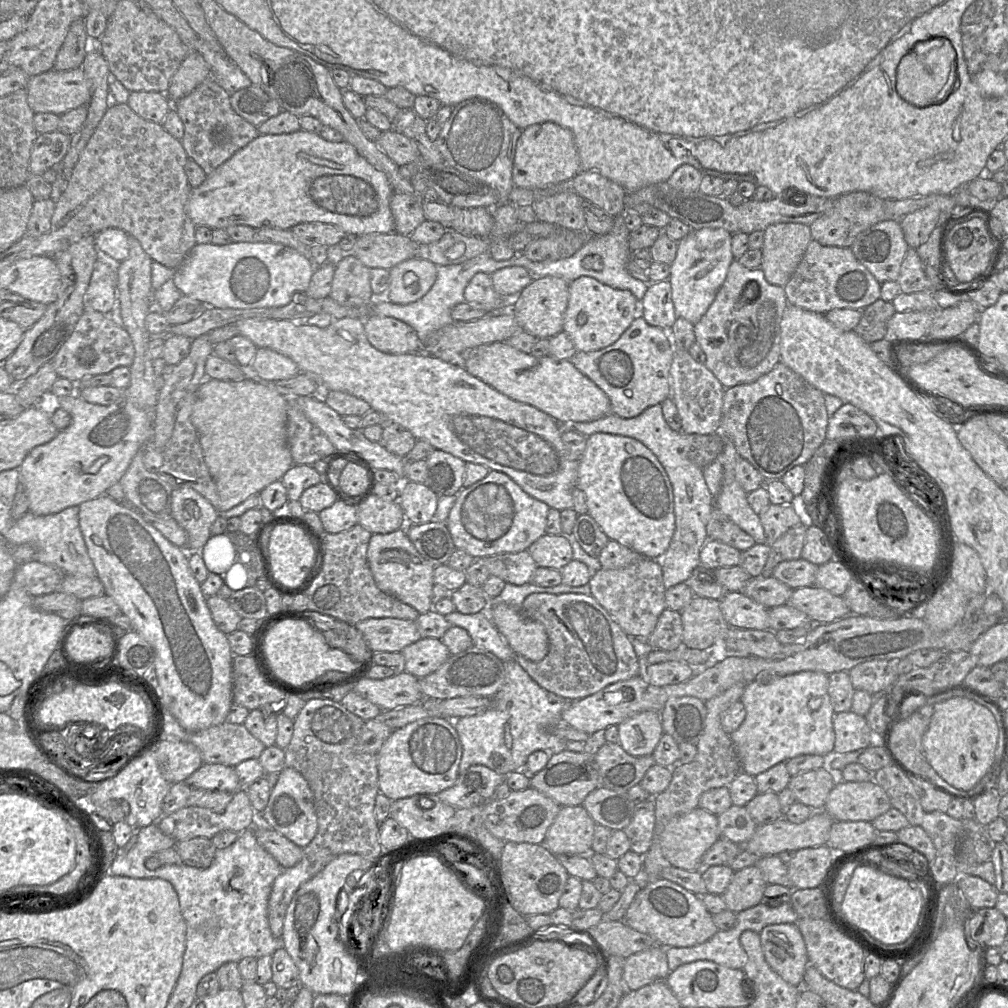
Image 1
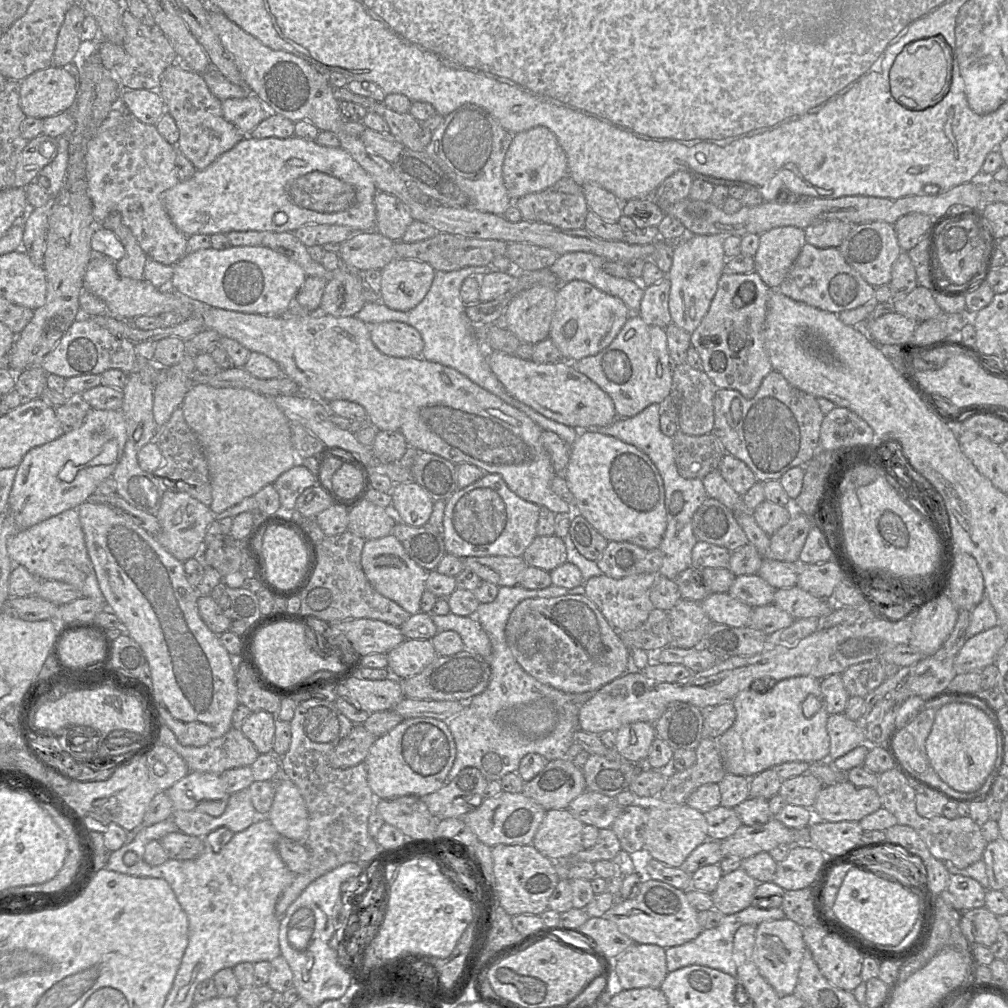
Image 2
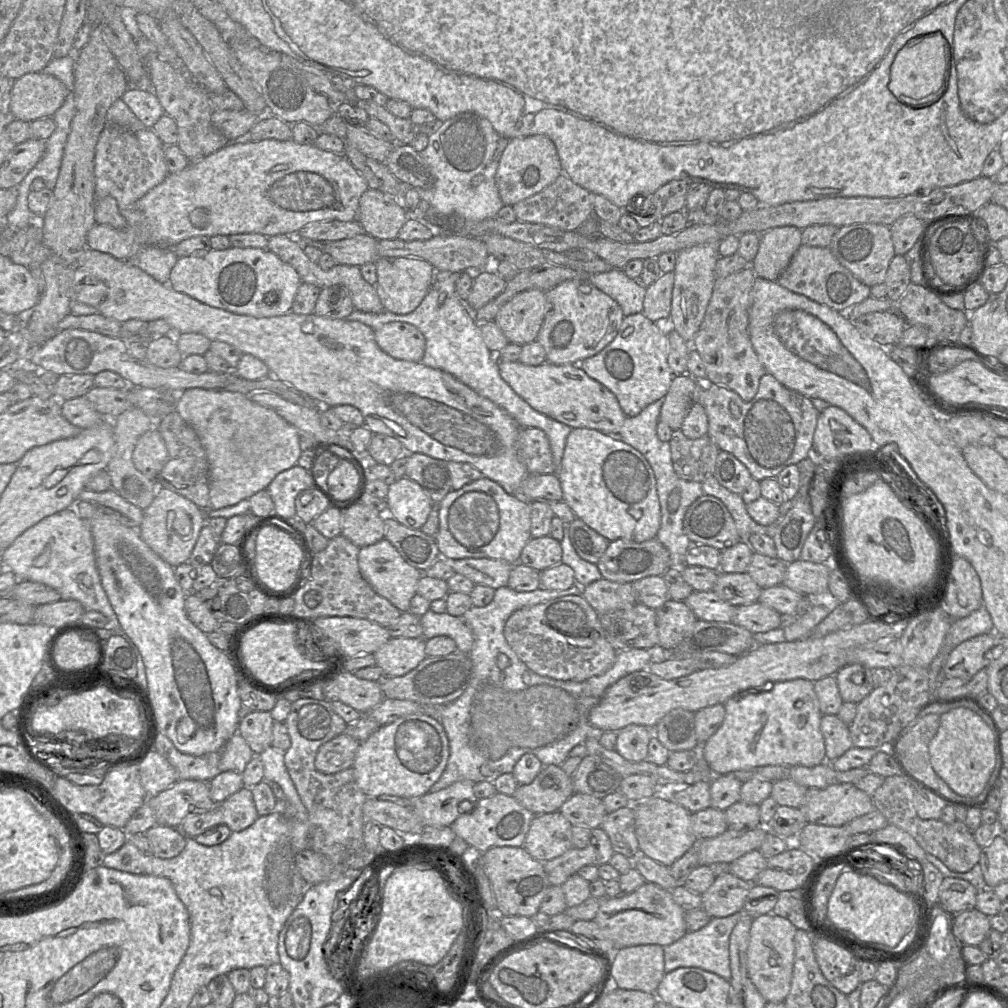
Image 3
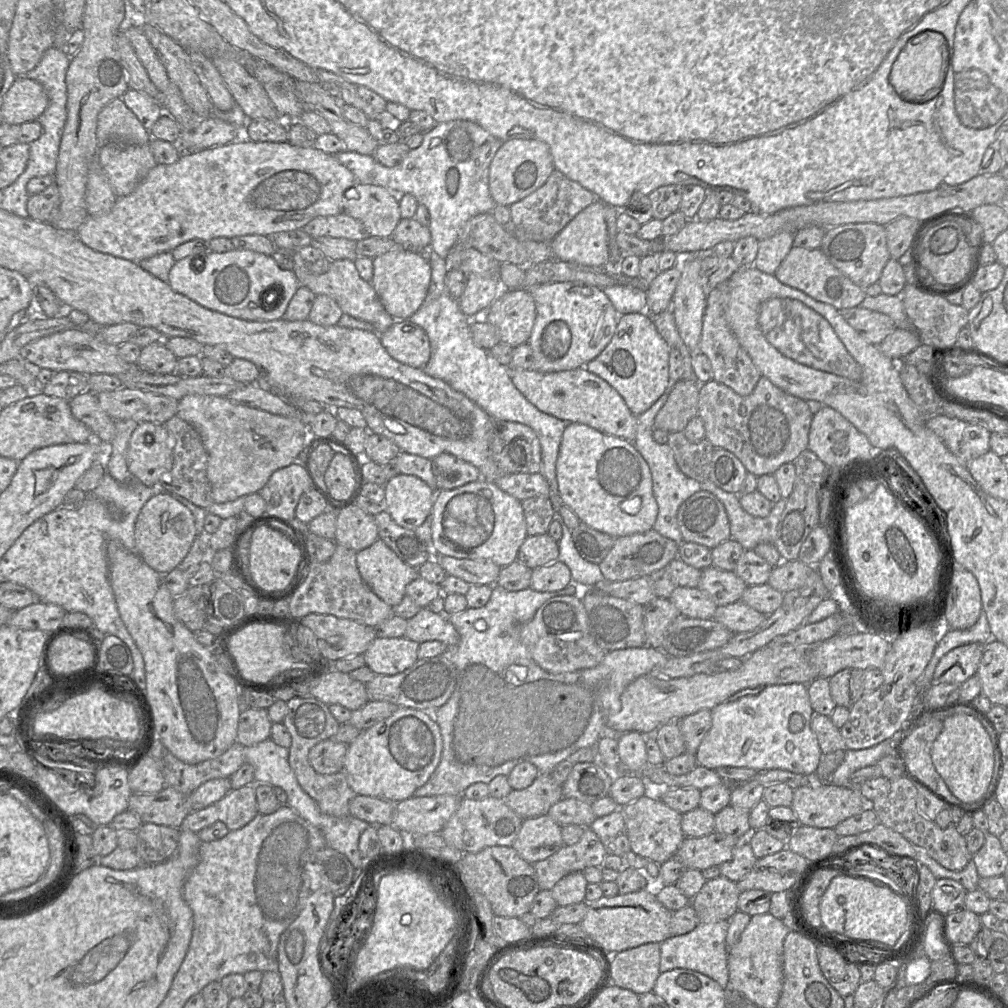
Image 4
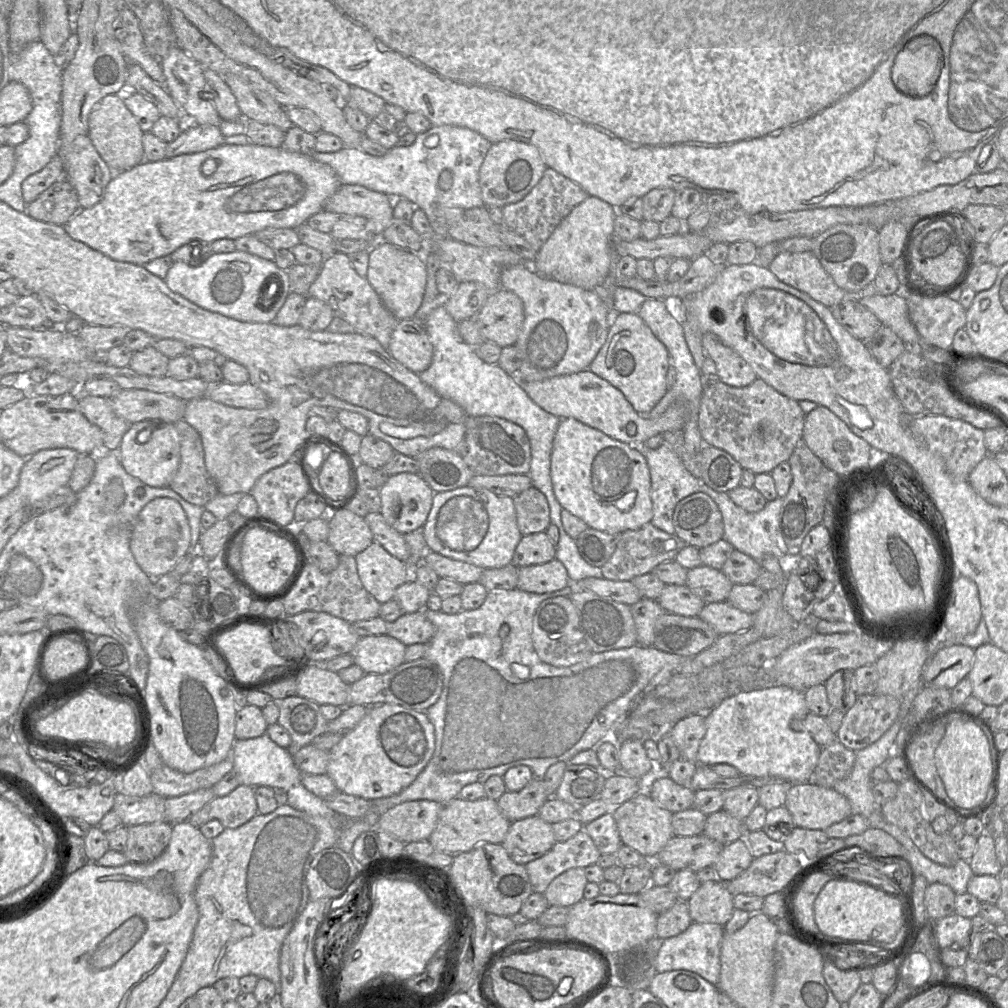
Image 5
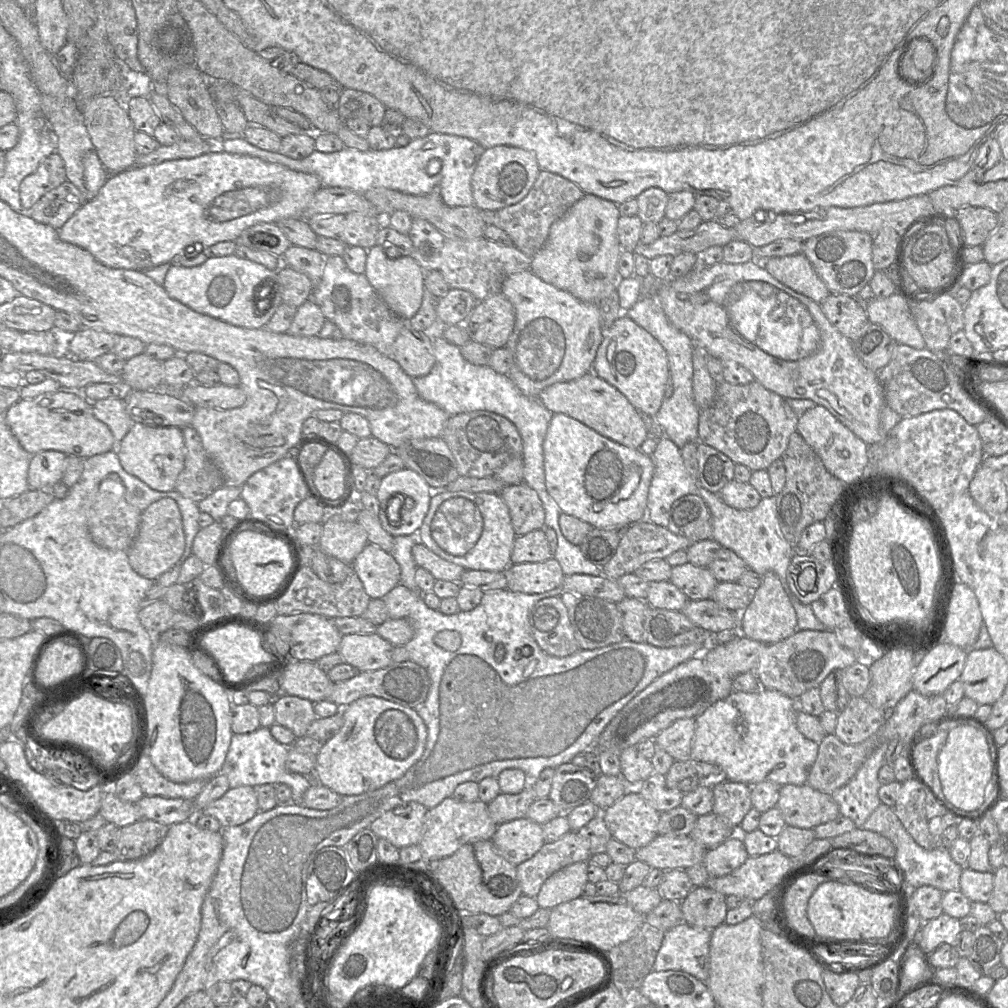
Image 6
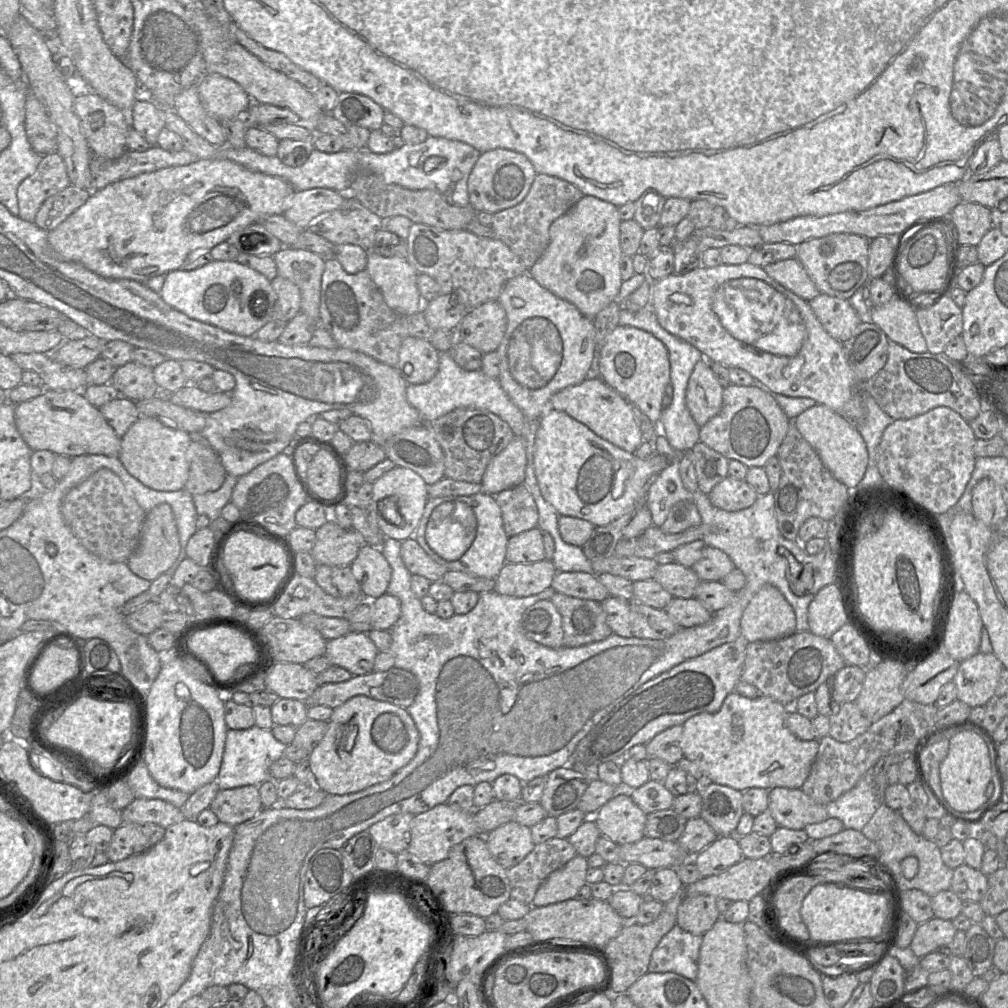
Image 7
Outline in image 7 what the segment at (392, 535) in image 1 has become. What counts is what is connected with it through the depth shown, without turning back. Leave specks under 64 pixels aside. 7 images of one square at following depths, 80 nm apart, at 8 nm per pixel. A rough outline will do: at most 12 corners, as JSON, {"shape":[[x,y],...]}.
{"shape":[[364,544],[350,567],[366,599],[387,593],[392,570]]}

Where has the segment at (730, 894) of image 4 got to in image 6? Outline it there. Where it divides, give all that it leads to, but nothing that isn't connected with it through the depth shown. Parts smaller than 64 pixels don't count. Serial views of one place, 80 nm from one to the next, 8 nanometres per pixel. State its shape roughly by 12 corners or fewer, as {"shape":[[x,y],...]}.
{"shape":[[703,885],[680,902],[682,921],[714,929],[725,922],[726,896]]}

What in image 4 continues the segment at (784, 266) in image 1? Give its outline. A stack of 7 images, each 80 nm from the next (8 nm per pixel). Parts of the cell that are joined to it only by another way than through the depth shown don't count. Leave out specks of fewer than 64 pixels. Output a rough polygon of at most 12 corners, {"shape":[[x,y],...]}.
{"shape":[[784,231],[759,241],[753,266],[774,274],[793,248]]}

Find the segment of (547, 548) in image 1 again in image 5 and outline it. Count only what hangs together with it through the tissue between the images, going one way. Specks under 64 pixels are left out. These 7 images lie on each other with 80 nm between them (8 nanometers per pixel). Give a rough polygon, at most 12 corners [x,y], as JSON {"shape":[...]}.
{"shape":[[544,532],[523,535],[512,559],[517,567],[555,559]]}

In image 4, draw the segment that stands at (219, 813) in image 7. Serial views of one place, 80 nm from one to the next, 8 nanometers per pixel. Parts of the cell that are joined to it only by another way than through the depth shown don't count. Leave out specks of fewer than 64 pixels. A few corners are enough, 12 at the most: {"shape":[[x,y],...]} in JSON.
{"shape":[[254,785],[231,790],[192,811],[182,828],[199,833],[215,822],[230,831],[259,814]]}

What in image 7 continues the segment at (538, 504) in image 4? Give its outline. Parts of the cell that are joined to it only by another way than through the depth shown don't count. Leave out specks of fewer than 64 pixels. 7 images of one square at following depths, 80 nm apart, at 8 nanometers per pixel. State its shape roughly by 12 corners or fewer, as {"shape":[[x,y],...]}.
{"shape":[[530,490],[495,495],[507,536],[538,526]]}

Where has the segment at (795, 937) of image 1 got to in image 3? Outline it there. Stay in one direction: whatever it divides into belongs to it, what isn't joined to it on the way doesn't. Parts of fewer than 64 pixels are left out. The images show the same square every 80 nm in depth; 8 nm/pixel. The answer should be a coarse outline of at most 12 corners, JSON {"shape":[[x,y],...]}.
{"shape":[[753,917],[748,976],[767,1002],[790,991],[797,928]]}

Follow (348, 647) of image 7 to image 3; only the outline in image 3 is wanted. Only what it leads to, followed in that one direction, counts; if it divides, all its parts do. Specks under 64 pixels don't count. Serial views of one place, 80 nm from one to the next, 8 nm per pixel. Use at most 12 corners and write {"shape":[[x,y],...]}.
{"shape":[[390,638],[376,652],[386,677],[403,676],[426,656],[424,638]]}

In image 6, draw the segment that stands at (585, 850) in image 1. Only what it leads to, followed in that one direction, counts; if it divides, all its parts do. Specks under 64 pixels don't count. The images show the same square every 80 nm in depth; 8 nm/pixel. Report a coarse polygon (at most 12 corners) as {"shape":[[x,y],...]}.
{"shape":[[526,817],[498,825],[491,841],[515,866],[545,844]]}

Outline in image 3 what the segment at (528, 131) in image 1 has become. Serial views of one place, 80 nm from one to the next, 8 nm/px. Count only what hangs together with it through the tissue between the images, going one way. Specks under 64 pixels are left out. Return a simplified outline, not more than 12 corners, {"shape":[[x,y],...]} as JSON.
{"shape":[[509,139],[495,182],[504,205],[563,173],[554,142]]}

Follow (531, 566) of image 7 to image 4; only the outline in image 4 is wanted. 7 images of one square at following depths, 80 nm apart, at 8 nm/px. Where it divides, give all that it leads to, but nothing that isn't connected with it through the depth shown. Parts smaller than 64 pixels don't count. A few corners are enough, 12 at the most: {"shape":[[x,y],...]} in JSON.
{"shape":[[561,561],[532,569],[530,588],[553,592],[572,581]]}

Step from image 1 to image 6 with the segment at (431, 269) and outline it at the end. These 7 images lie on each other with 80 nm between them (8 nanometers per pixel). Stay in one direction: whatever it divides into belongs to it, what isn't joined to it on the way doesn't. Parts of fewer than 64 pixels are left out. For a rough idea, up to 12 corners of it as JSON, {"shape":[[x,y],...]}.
{"shape":[[368,249],[364,274],[407,321],[424,295],[425,271],[411,255]]}

